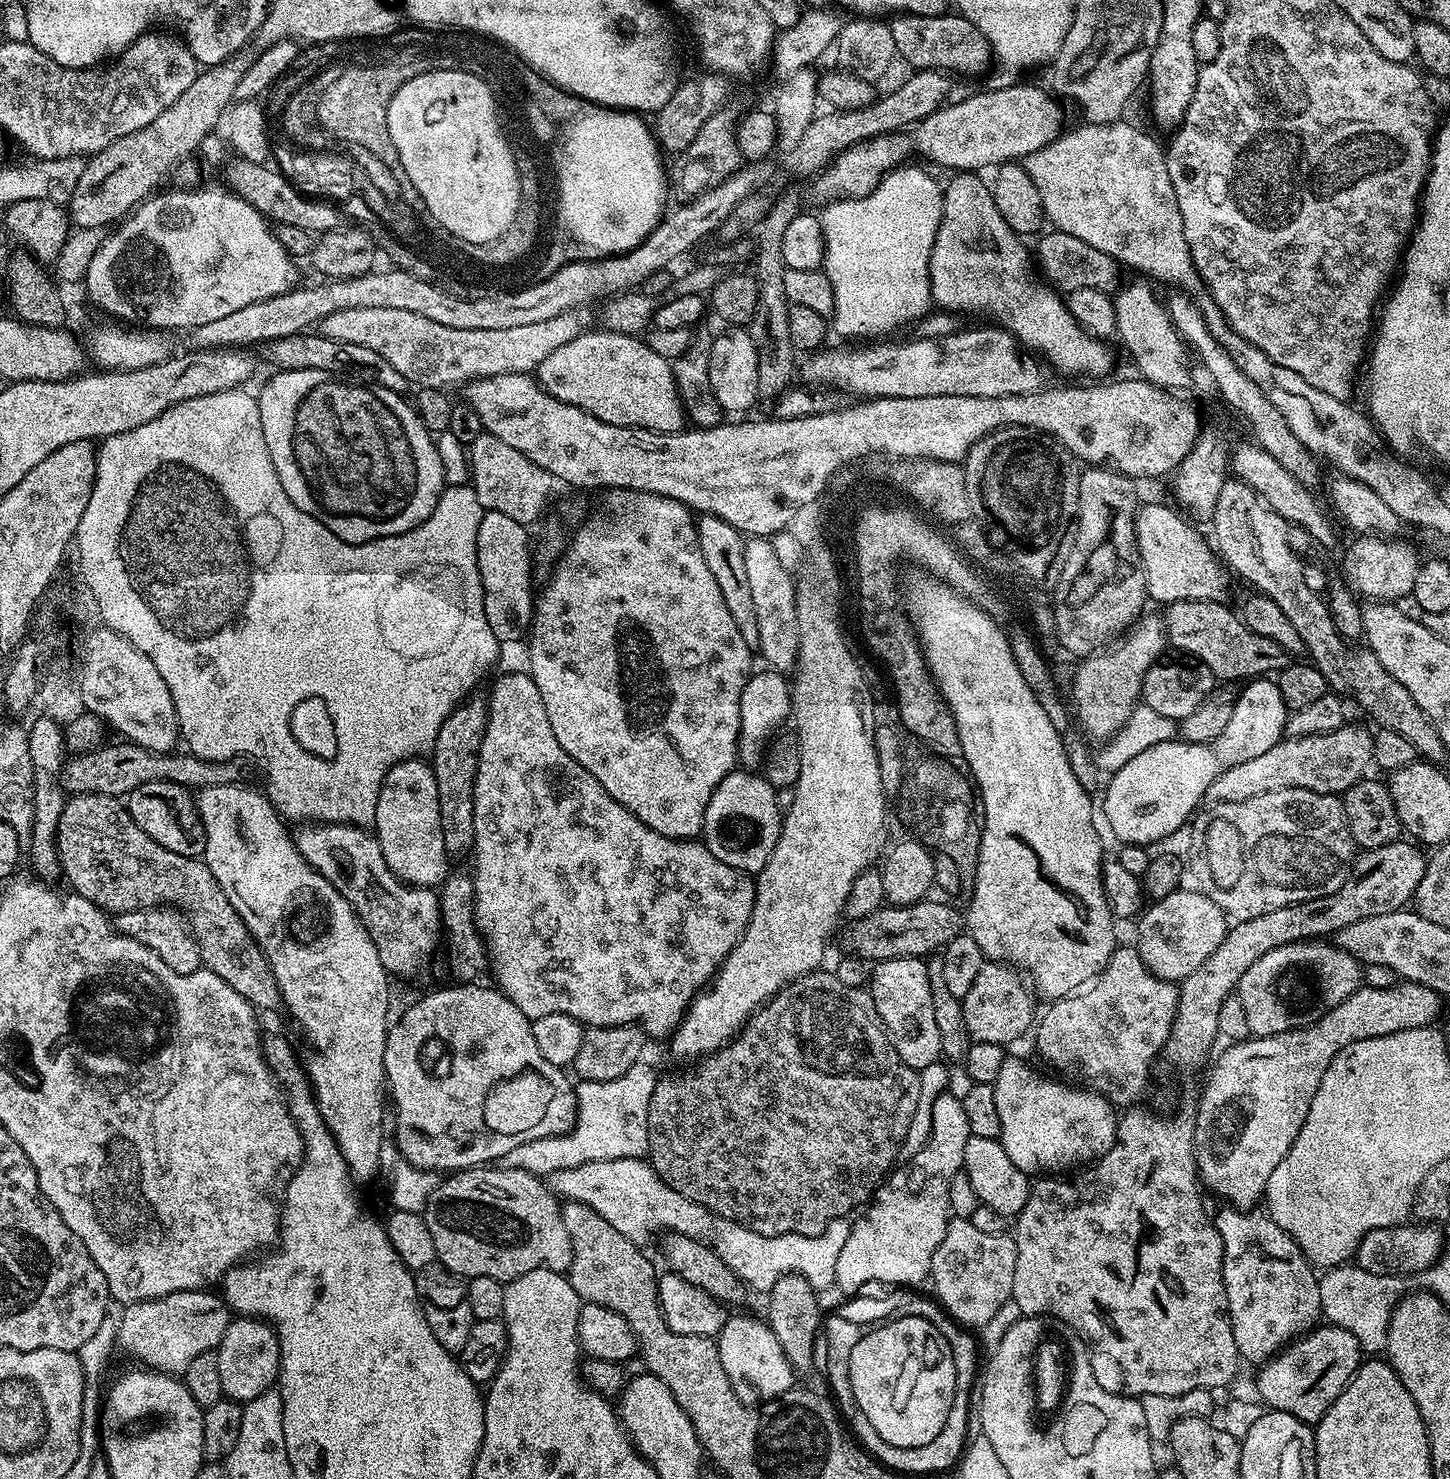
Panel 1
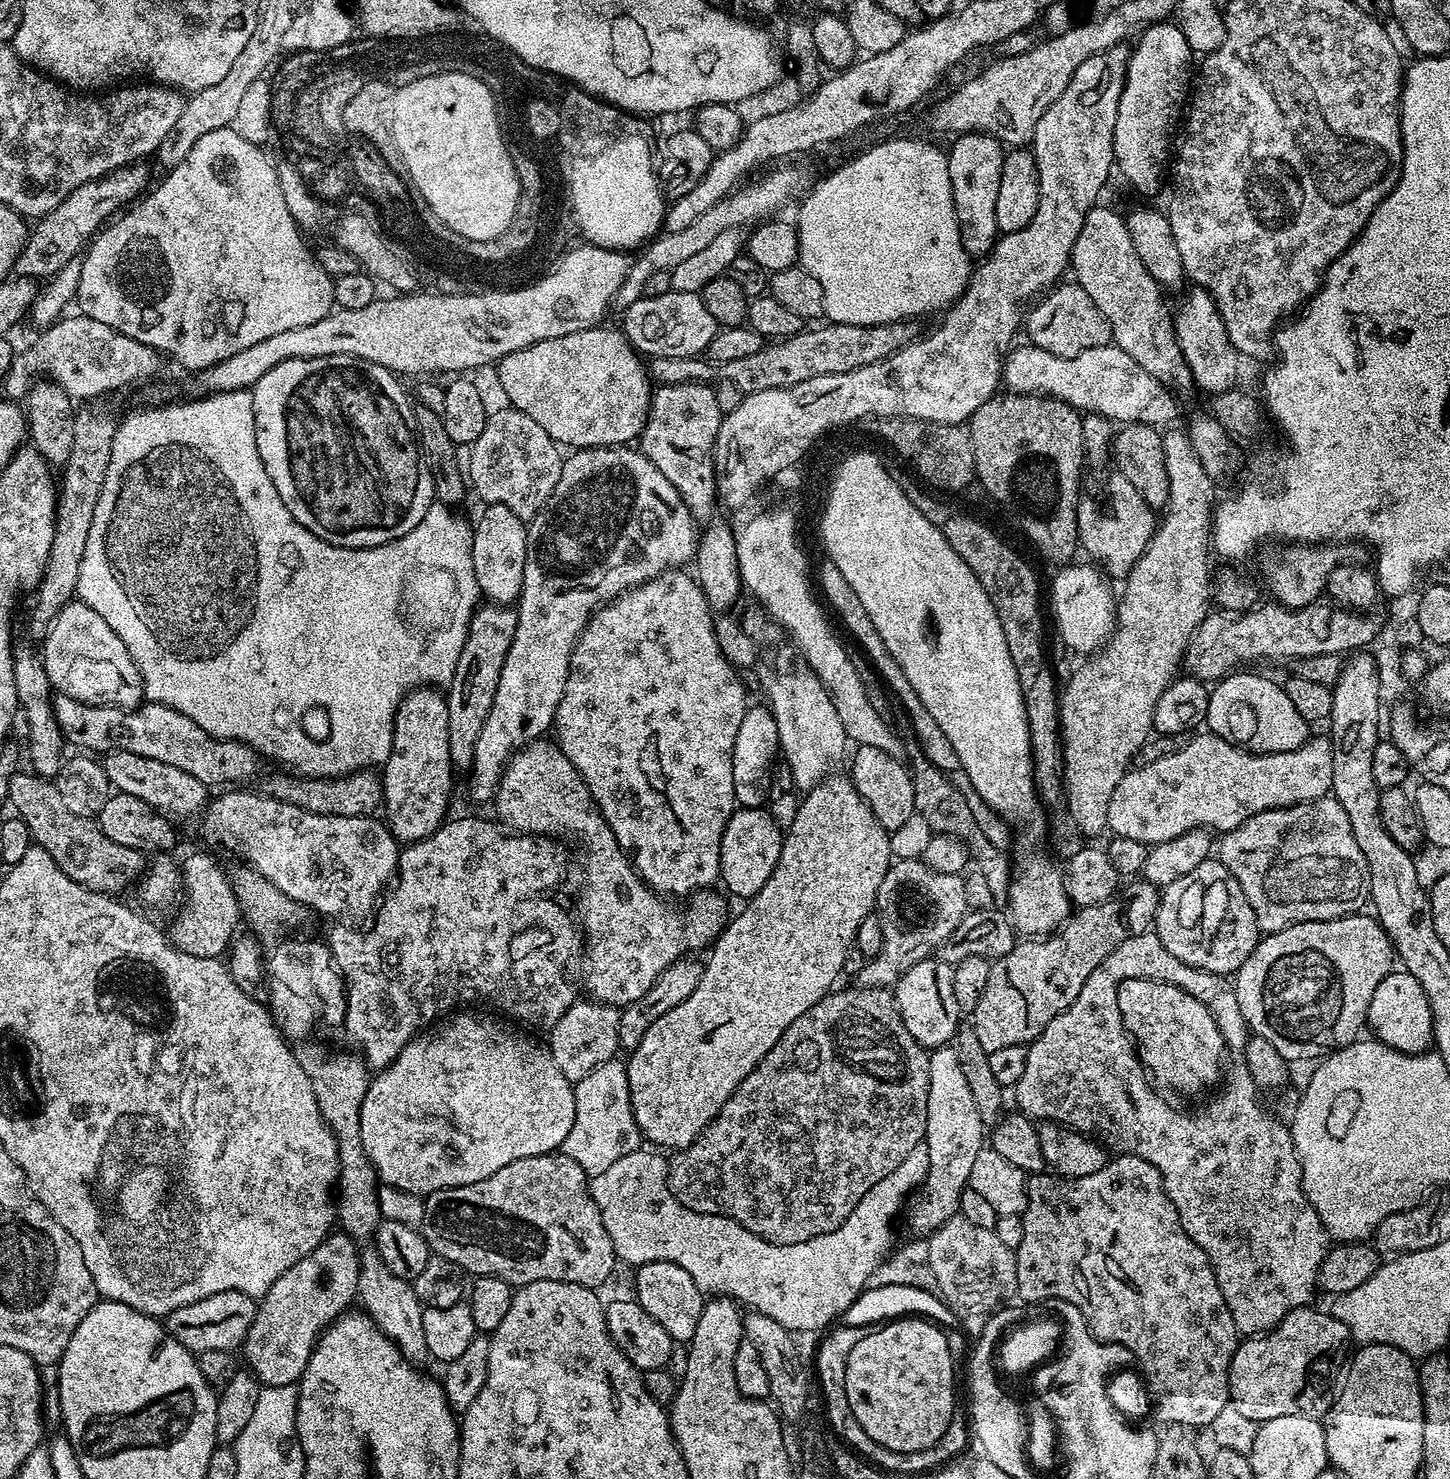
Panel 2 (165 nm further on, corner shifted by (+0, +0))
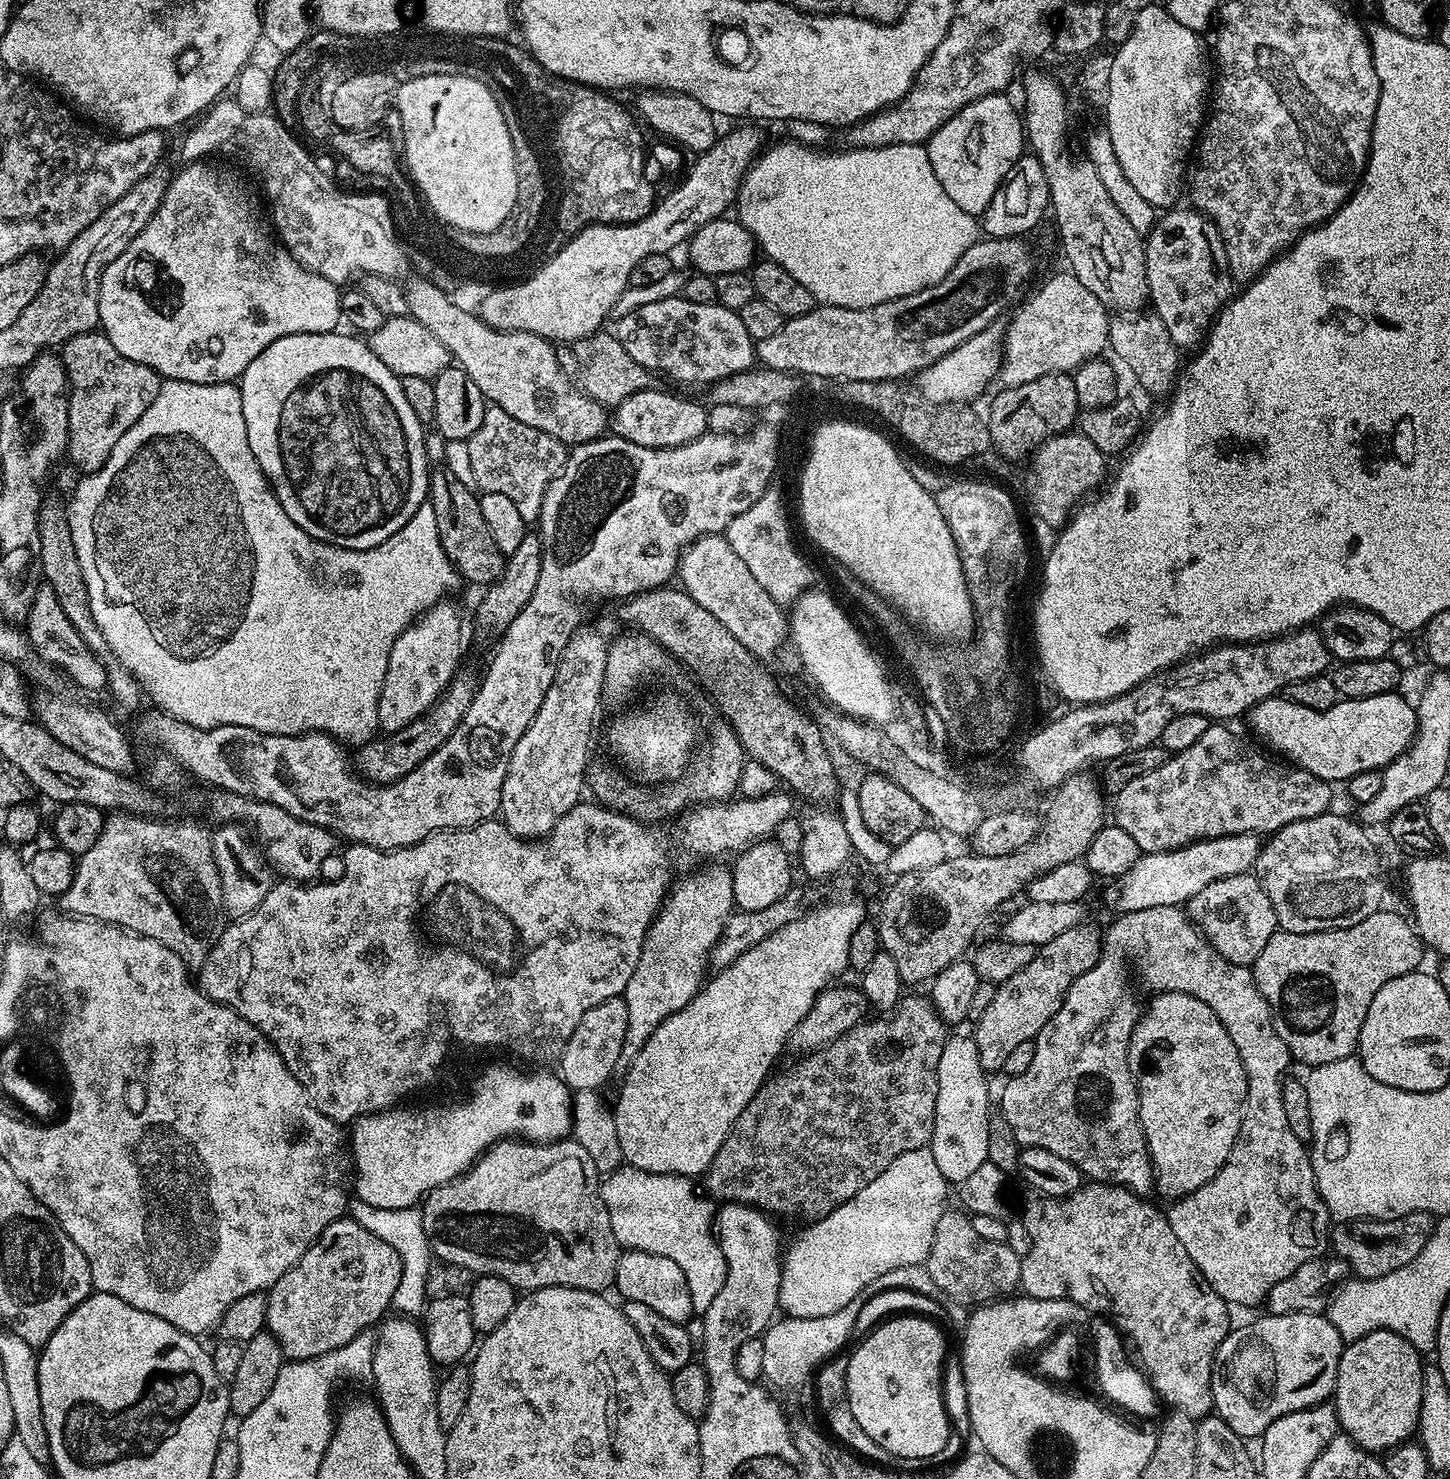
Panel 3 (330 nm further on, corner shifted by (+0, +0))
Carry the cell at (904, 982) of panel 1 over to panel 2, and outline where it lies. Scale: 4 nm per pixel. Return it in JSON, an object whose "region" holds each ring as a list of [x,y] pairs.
{"region":[[[929,958],[912,966],[894,985],[894,995],[906,1030],[926,1049],[945,1047],[961,1027],[962,1013],[954,998],[954,967],[942,959]]]}

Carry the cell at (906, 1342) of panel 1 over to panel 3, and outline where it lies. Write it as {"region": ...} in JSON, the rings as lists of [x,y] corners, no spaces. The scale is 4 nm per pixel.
{"region":[[[895,1315],[865,1335],[848,1356],[846,1406],[858,1426],[882,1450],[890,1450],[898,1458],[922,1458],[928,1462],[948,1444],[948,1412],[940,1389],[944,1336],[939,1326],[922,1315]]]}

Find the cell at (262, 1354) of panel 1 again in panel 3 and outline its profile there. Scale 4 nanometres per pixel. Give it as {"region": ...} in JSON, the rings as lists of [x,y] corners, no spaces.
{"region":[[[341,1218],[330,1222],[326,1230],[310,1247],[306,1254],[274,1286],[266,1295],[266,1318],[264,1323],[267,1331],[274,1334],[278,1346],[288,1360],[305,1360],[326,1354],[330,1350],[338,1350],[346,1346],[360,1332],[367,1332],[385,1319],[386,1313],[392,1308],[394,1290],[398,1290],[398,1282],[402,1278],[402,1262],[400,1255],[378,1234],[370,1234],[366,1226],[362,1226],[351,1218]]]}

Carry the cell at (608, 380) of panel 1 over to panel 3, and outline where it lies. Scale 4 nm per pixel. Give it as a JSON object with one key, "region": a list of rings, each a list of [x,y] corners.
{"region":[[[416,283],[412,289],[406,291],[408,313],[416,320],[442,346],[446,346],[449,357],[464,371],[470,374],[470,378],[477,384],[478,390],[482,390],[485,401],[489,405],[506,410],[510,418],[518,418],[518,422],[526,422],[526,426],[534,426],[554,438],[558,438],[566,446],[577,444],[589,444],[592,440],[599,440],[605,435],[610,424],[610,416],[604,405],[585,396],[583,391],[575,383],[568,381],[560,360],[556,357],[553,341],[544,340],[538,334],[529,332],[503,332],[490,325],[477,323],[472,313],[461,311],[461,303],[449,300],[441,296],[436,288],[430,284]]]}

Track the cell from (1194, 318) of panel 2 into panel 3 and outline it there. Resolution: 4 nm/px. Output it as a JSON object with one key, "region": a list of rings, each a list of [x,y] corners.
{"region":[[[1173,207],[1157,219],[1144,240],[1148,300],[1177,348],[1195,349],[1208,335],[1220,309],[1234,295],[1224,239],[1216,225],[1195,207]]]}

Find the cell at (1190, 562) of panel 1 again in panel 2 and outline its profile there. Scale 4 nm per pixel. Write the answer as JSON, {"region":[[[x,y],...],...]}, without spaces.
{"region":[[[1113,471],[1112,477],[1104,484],[1100,496],[1085,495],[1076,506],[1076,534],[1078,544],[1093,556],[1109,577],[1127,577],[1138,558],[1148,549],[1148,543],[1156,532],[1157,513],[1144,501],[1142,494],[1126,482],[1121,472]]]}

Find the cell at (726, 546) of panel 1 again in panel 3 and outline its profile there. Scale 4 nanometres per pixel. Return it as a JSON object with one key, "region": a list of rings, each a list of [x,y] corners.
{"region":[[[653,386],[630,394],[611,413],[610,428],[623,440],[641,444],[647,448],[676,448],[679,444],[689,444],[708,431],[708,413],[705,405],[683,400],[672,392],[659,392]]]}

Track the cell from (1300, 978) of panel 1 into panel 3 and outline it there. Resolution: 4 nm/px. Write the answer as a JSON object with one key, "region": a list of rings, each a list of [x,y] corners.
{"region":[[[1381,910],[1370,914],[1370,918],[1349,928],[1332,928],[1328,932],[1311,932],[1310,934],[1294,934],[1278,930],[1272,935],[1270,942],[1266,942],[1266,946],[1262,946],[1262,954],[1258,954],[1256,961],[1250,965],[1252,977],[1262,998],[1266,998],[1266,1002],[1272,1007],[1272,1025],[1278,1030],[1282,1042],[1286,1042],[1288,1055],[1293,1061],[1301,1060],[1302,1063],[1308,1064],[1307,1066],[1315,1066],[1326,1062],[1338,1062],[1342,1058],[1353,1055],[1360,1043],[1362,1022],[1366,1022],[1366,1010],[1370,1010],[1370,1002],[1374,1002],[1374,994],[1378,994],[1378,990],[1382,990],[1382,986],[1386,982],[1390,982],[1394,978],[1402,978],[1402,974],[1410,974],[1423,965],[1420,963],[1424,960],[1426,945],[1420,939],[1420,933],[1416,931],[1413,921],[1407,915],[1404,916],[1399,916],[1396,912]]]}

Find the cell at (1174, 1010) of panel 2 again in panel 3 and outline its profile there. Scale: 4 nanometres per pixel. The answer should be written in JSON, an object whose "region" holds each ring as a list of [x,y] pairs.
{"region":[[[1180,991],[1157,993],[1144,1011],[1139,1015],[1136,1026],[1131,1034],[1130,1046],[1127,1052],[1127,1066],[1132,1072],[1132,1078],[1136,1083],[1137,1094],[1137,1119],[1139,1127],[1144,1134],[1145,1149],[1151,1162],[1154,1174],[1157,1174],[1157,1182],[1161,1192],[1170,1196],[1172,1200],[1188,1196],[1196,1189],[1210,1180],[1214,1174],[1220,1172],[1222,1166],[1232,1156],[1234,1142],[1241,1130],[1241,1122],[1244,1117],[1244,1104],[1248,1097],[1248,1074],[1246,1062],[1238,1054],[1234,1040],[1222,1025],[1221,1020],[1214,1010],[1207,1006],[1206,1002],[1194,995],[1182,994]]]}

